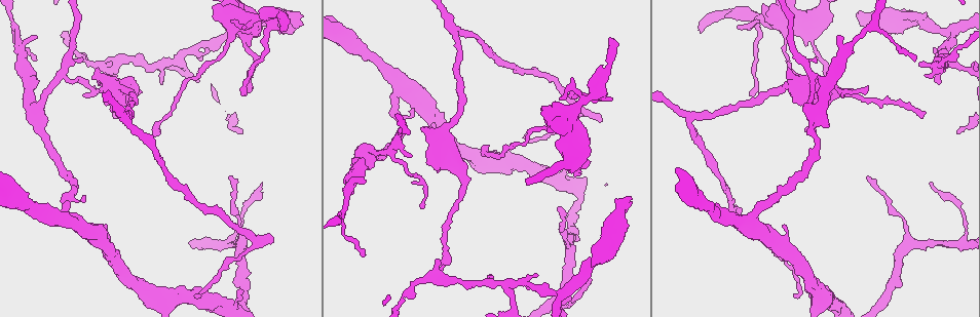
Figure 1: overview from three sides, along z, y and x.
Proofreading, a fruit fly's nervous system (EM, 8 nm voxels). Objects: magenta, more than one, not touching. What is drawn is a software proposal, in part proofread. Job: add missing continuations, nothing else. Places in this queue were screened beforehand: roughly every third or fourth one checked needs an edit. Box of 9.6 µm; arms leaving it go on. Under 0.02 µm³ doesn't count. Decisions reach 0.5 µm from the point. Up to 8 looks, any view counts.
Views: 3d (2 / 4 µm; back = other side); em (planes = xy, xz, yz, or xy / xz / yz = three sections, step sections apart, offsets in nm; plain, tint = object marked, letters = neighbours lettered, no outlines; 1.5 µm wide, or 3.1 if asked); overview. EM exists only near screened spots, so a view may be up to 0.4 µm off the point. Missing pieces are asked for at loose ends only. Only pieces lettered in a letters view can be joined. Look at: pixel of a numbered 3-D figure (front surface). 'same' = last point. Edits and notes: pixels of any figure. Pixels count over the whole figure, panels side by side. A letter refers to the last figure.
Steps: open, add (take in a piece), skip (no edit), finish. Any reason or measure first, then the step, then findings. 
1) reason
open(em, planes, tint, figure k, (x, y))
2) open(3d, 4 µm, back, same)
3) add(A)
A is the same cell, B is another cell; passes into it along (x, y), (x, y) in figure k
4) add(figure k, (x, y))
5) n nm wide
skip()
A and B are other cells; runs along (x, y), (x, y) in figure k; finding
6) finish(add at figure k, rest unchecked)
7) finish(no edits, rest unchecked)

free end
open(3d, 2 µm, figure 1, (631, 202))

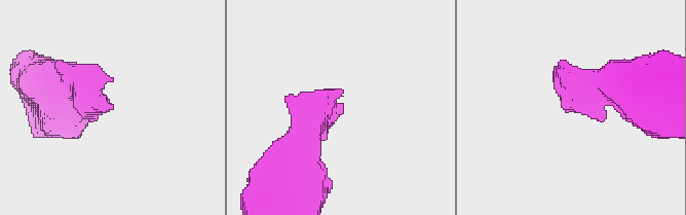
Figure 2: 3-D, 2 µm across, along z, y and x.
open(em, planes, letters, figure 2, (113, 105))

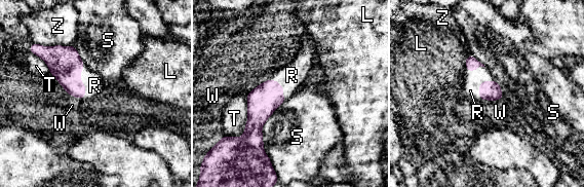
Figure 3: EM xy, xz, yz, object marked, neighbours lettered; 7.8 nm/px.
add(figure 3, (94, 85))
R is the same cell, L, S, T, W and Z are other cells; passes into it along (65, 64), (83, 82), (94, 85) in figure 3; it goes on there

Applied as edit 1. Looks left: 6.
branch stops here
open(3d, 4 µm, back, figure 1, (81, 59))

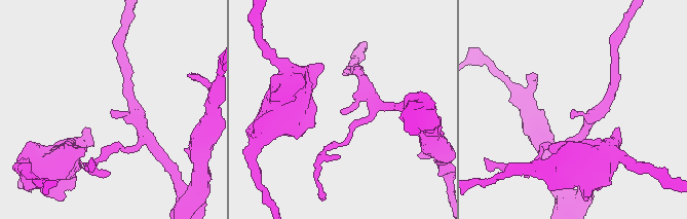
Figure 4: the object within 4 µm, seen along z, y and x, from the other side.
now the EM
open(em, planes, letters, figure 4, (340, 111))

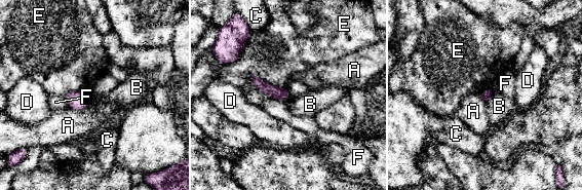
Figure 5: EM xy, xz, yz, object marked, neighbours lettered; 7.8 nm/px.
E touches over 320 nm
skip()
A, B, C, D, E and F are other cells; runs along (253, 76), (265, 88), (286, 96) in figure 5; no lettered piece goes on from it

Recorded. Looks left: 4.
thin end
open(em, xz, step 4, tint, figure 1, (451, 261))

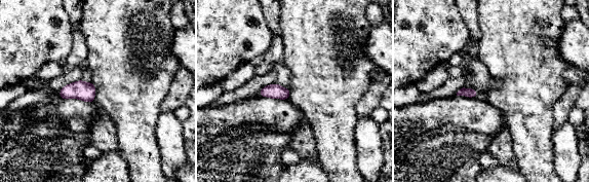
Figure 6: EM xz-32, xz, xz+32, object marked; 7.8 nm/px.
open(em, planes, letters, same)

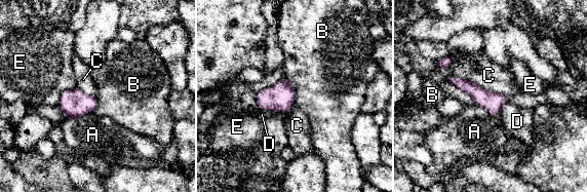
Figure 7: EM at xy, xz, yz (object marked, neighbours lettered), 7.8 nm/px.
skip()
A, B, C, D and E are other cells; border along (284, 76), (291, 85), (294, 104) in figure 7; no lettered piece goes on from it

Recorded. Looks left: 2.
finish(add at figure 3, rest unchecked)

